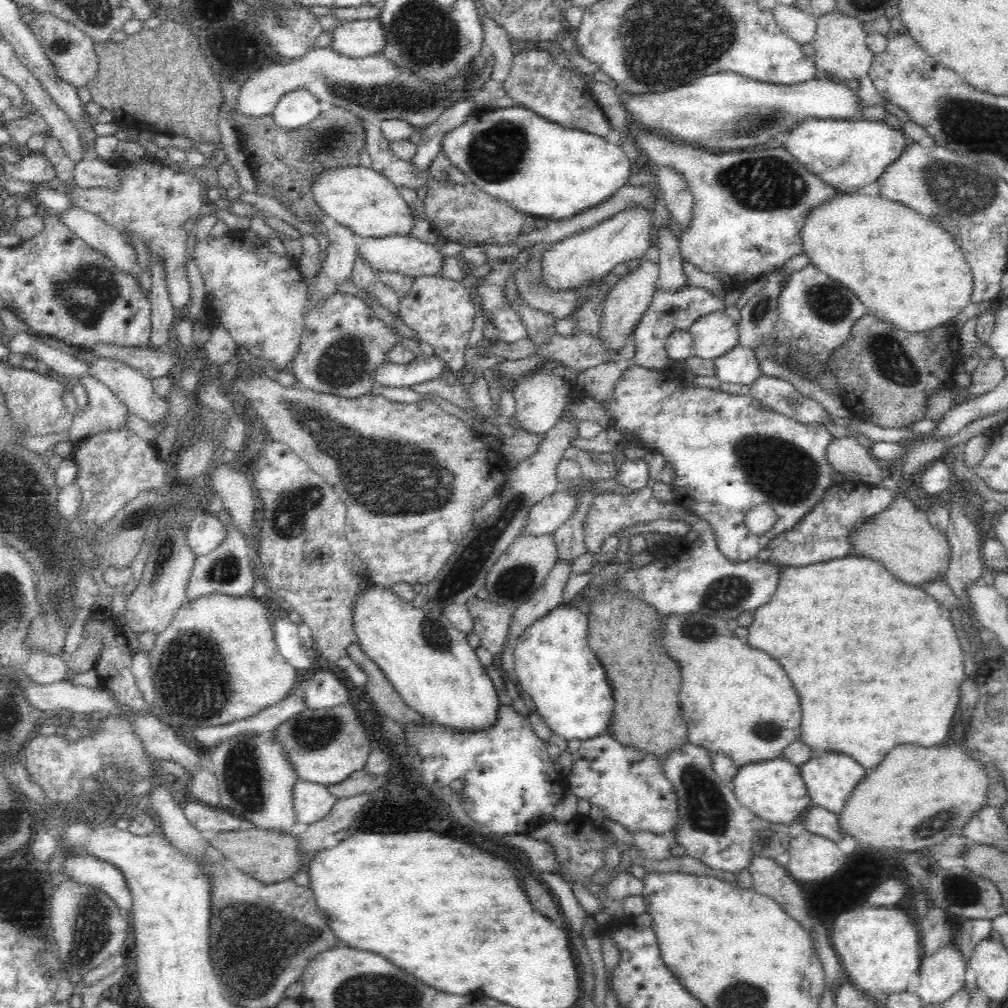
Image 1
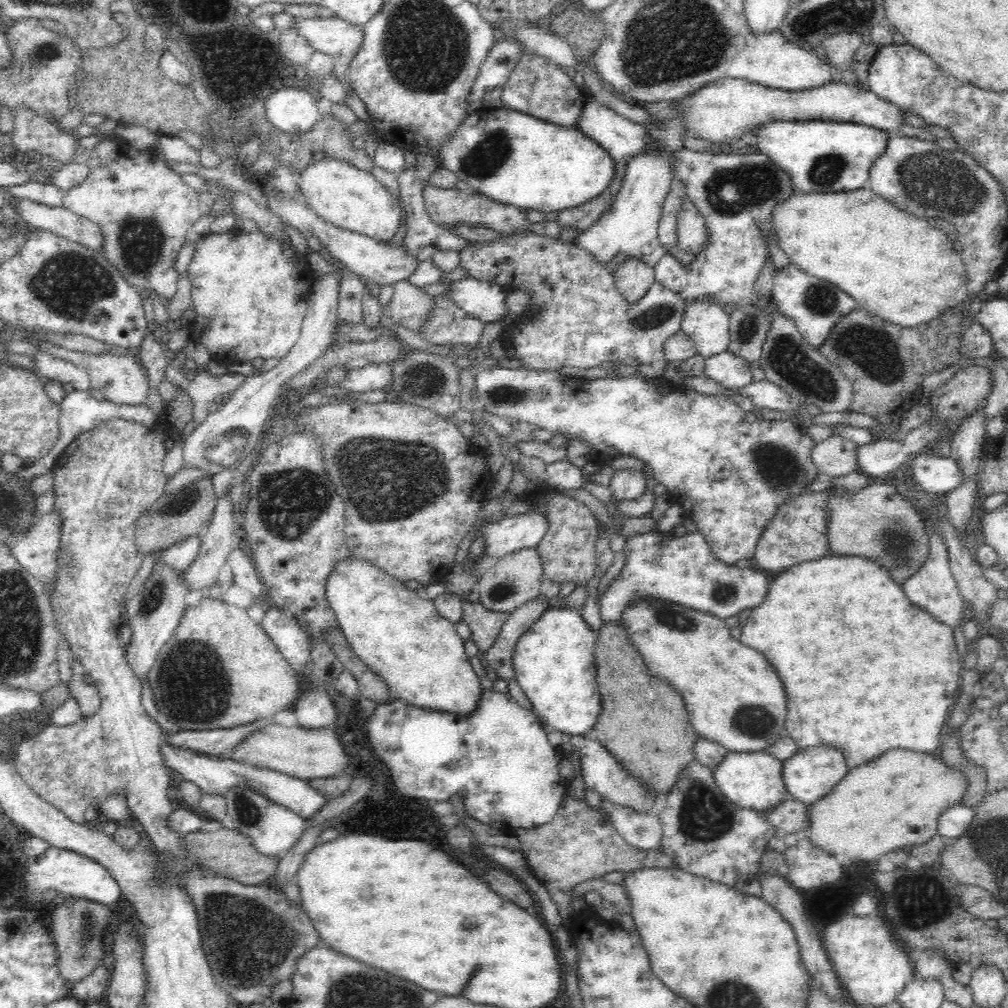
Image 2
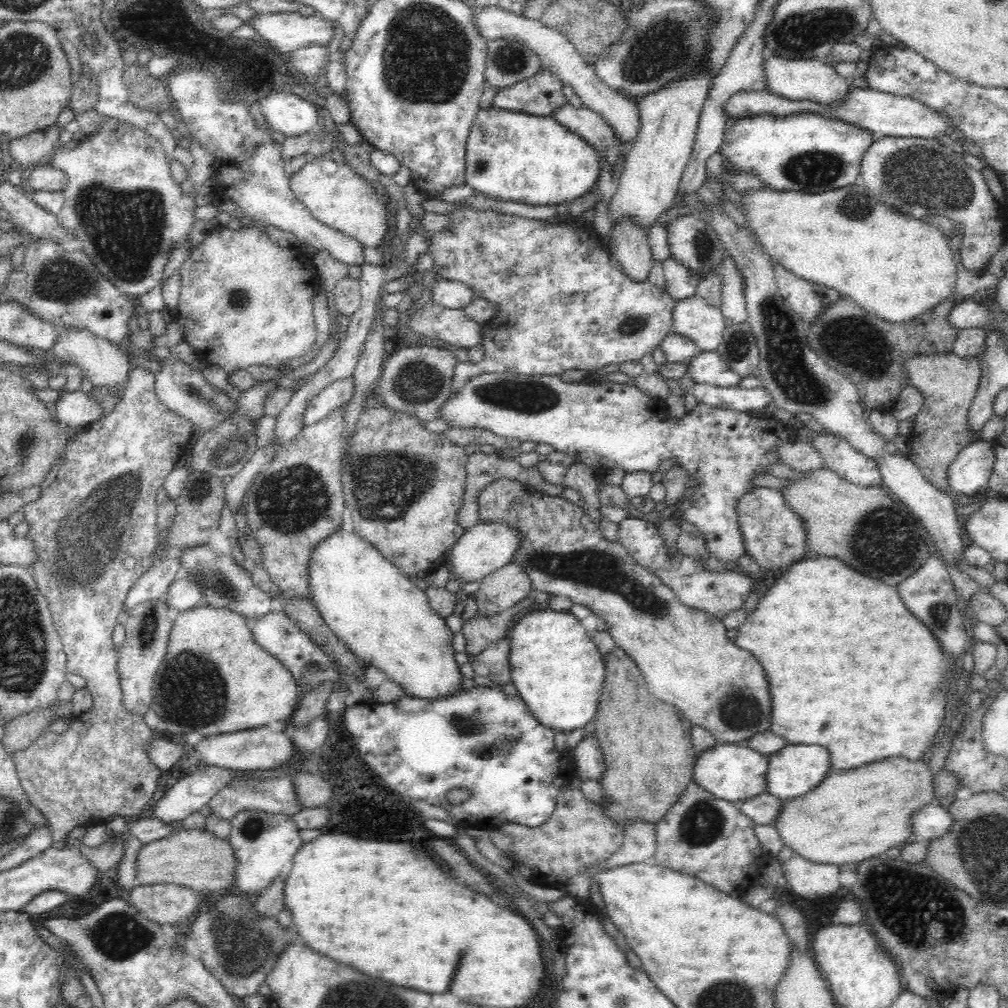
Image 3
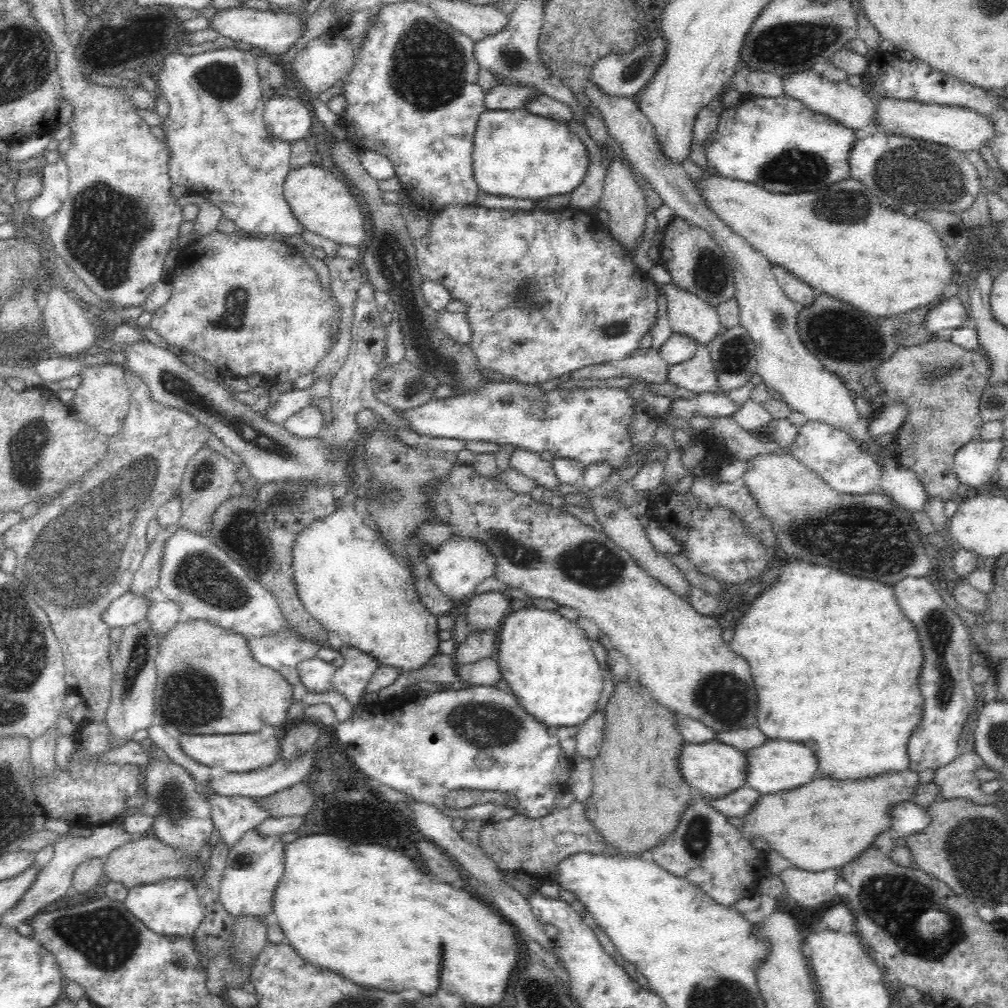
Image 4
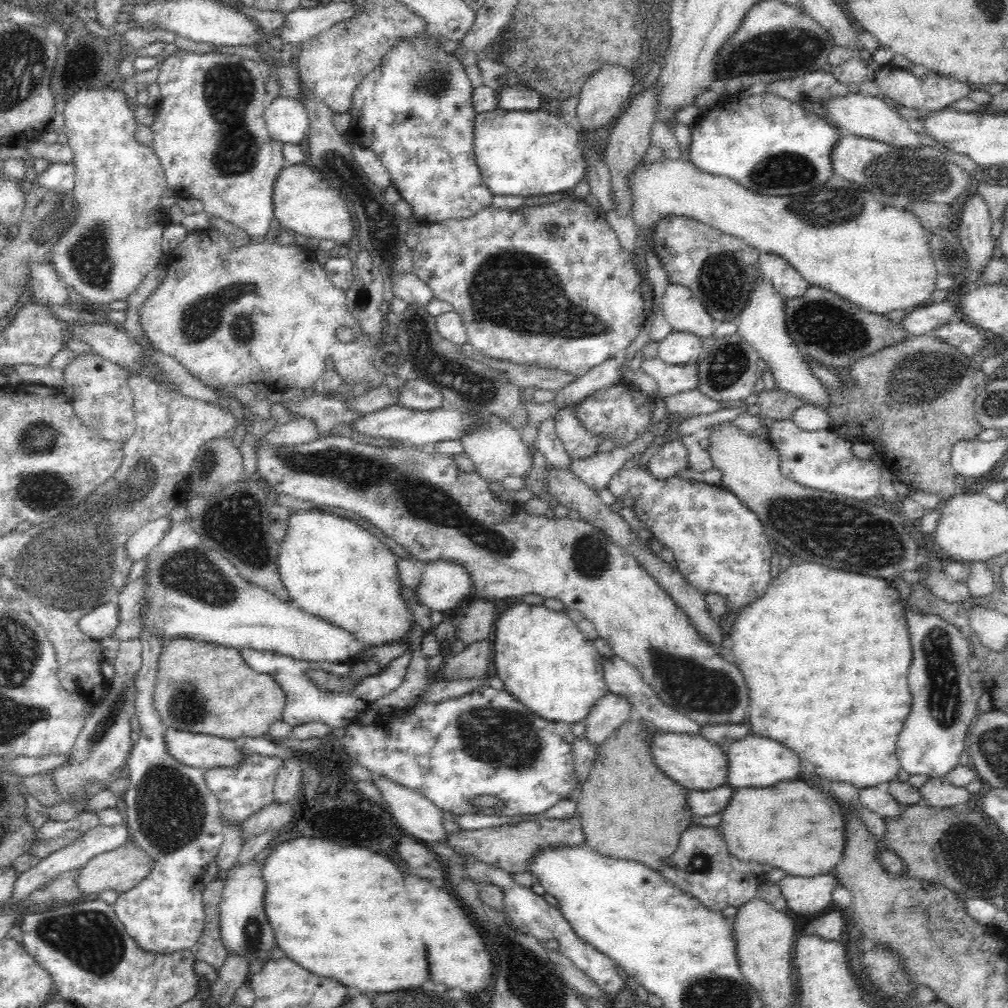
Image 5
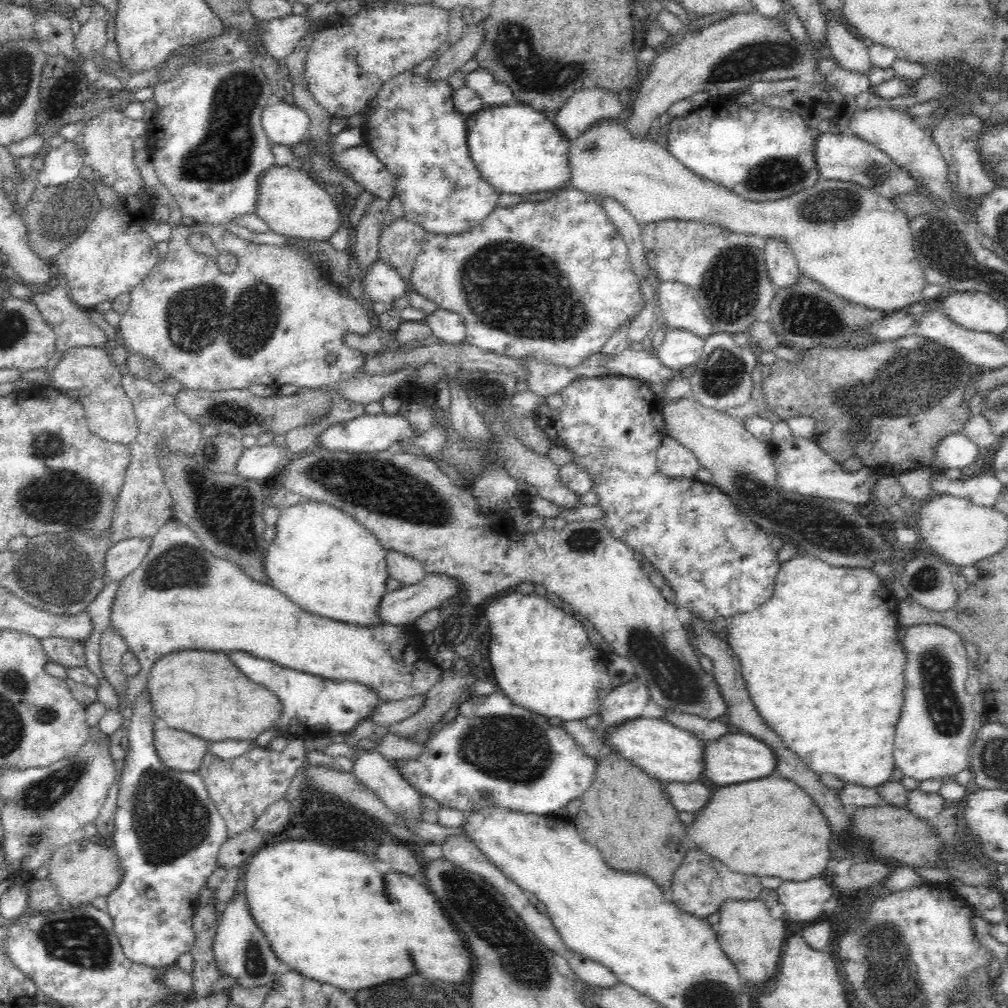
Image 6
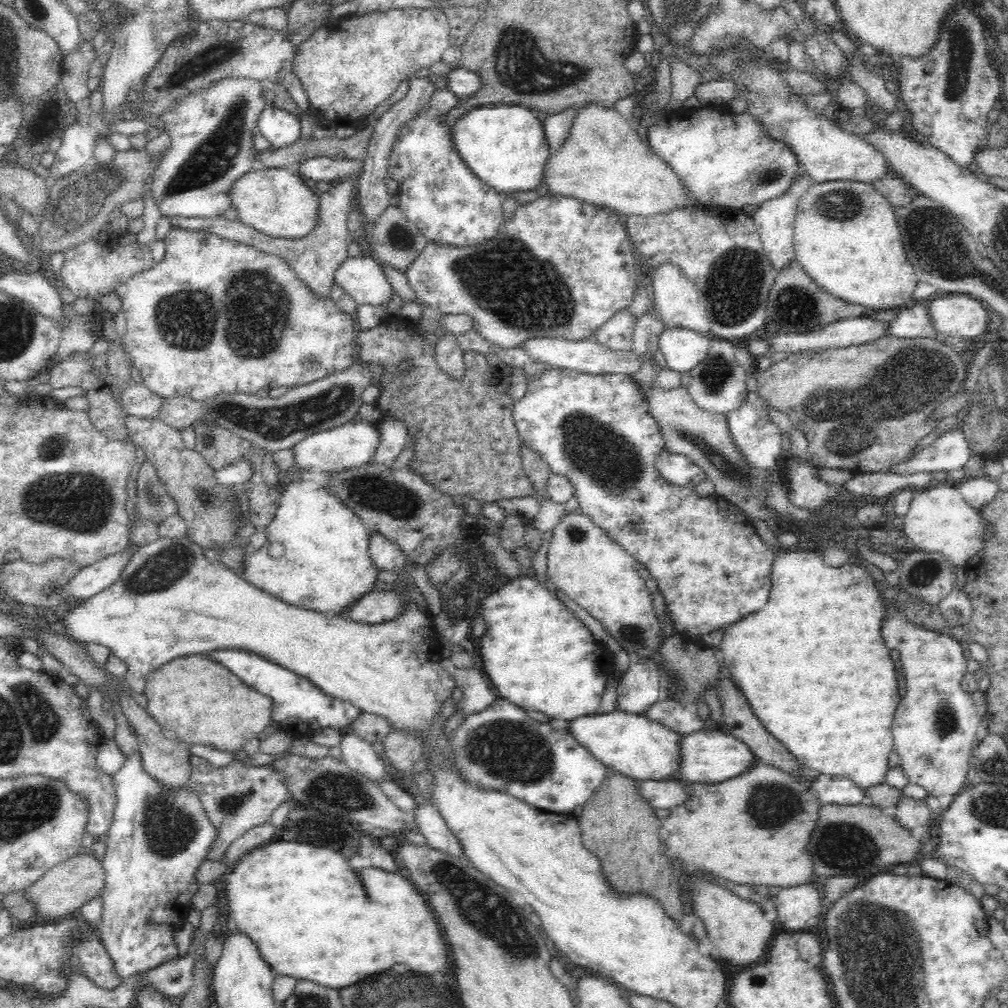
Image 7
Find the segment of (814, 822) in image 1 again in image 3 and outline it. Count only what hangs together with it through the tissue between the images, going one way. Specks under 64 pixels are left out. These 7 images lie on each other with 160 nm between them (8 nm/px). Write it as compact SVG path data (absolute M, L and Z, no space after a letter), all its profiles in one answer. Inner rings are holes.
M765 791L760 792L758 796L752 796L752 798L746 798L746 800L738 800L735 804L740 813L750 817L752 822L770 825L776 820L784 801Z

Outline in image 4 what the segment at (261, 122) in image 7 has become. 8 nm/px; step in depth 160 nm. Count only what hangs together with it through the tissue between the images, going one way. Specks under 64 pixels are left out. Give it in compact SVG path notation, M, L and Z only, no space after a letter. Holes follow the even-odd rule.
M274 94L266 99L263 120L278 140L289 143L304 139L312 124L310 110L302 100L285 94Z

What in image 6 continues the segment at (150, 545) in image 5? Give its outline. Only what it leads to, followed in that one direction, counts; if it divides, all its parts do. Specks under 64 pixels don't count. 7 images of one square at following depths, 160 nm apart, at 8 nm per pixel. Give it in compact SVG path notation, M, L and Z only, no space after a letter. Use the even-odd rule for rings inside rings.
M131 538L124 539L110 546L104 558L105 583L119 582L128 576L144 560L150 548L150 539Z

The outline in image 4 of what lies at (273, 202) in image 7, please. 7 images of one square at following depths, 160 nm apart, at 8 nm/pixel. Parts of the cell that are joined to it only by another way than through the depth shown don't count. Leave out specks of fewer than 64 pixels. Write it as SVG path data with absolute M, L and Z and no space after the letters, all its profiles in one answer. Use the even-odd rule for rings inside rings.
M310 164L296 169L291 168L283 183L282 195L304 230L336 241L338 244L358 247L364 242L364 214L358 208L358 202L354 200L346 184L338 182L338 178L332 172L326 172L320 166Z

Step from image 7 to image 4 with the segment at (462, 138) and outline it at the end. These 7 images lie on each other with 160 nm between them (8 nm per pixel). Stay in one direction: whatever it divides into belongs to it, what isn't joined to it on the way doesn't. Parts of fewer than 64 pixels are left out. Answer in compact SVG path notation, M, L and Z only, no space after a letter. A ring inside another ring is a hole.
M539 93L524 109L486 110L479 118L473 138L473 173L481 192L496 196L509 196L540 200L557 194L568 195L588 172L589 152L579 136L576 136L567 123L575 120L573 112L566 104Z

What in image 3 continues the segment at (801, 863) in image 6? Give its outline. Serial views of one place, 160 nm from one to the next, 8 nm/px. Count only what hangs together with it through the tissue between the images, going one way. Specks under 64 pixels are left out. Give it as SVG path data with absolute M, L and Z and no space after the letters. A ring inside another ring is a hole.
M890 757L848 771L830 772L806 795L786 799L770 825L778 830L782 846L791 848L793 854L802 855L814 863L842 866L885 855L889 848L901 847L906 838L913 839L910 836L910 812L930 803L934 803L934 786L929 763Z

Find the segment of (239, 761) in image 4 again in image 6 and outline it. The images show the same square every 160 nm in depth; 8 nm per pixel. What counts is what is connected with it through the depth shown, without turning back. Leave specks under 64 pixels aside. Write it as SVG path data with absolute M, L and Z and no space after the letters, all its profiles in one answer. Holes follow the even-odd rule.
M160 723L155 726L152 739L154 749L160 754L160 761L178 772L195 772L208 750L208 741Z

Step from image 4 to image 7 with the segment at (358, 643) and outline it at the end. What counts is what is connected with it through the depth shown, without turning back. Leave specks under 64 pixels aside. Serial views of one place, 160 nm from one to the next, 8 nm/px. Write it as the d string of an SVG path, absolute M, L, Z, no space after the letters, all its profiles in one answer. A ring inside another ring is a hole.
M294 477L294 480L280 488L280 491L282 494L274 512L274 519L265 528L267 545L246 554L242 568L236 573L261 592L278 597L288 604L327 615L340 615L350 604L373 591L377 582L378 568L368 555L369 530L362 523L362 519L328 488L317 487ZM274 542L284 548L284 554L280 557L273 557L268 553L268 546Z

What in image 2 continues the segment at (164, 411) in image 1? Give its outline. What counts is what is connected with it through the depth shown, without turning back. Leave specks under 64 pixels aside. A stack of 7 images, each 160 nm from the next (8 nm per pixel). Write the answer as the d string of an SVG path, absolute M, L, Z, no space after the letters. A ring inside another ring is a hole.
M40 339L38 345L43 352L47 352L50 356L66 360L74 366L85 369L90 379L90 386L101 390L105 400L114 404L127 404L128 406L144 406L148 402L150 383L148 383L146 371L139 364L135 353L129 353L126 356L110 356L109 354L94 356L87 352L70 350L62 347L62 345L56 345L48 339Z

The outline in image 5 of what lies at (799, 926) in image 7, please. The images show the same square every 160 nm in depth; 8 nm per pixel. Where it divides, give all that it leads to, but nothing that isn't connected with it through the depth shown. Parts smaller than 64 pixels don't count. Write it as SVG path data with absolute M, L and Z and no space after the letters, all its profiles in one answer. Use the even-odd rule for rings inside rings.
M833 872L803 877L785 875L779 880L783 905L796 914L814 914L832 903L832 892L839 885Z

